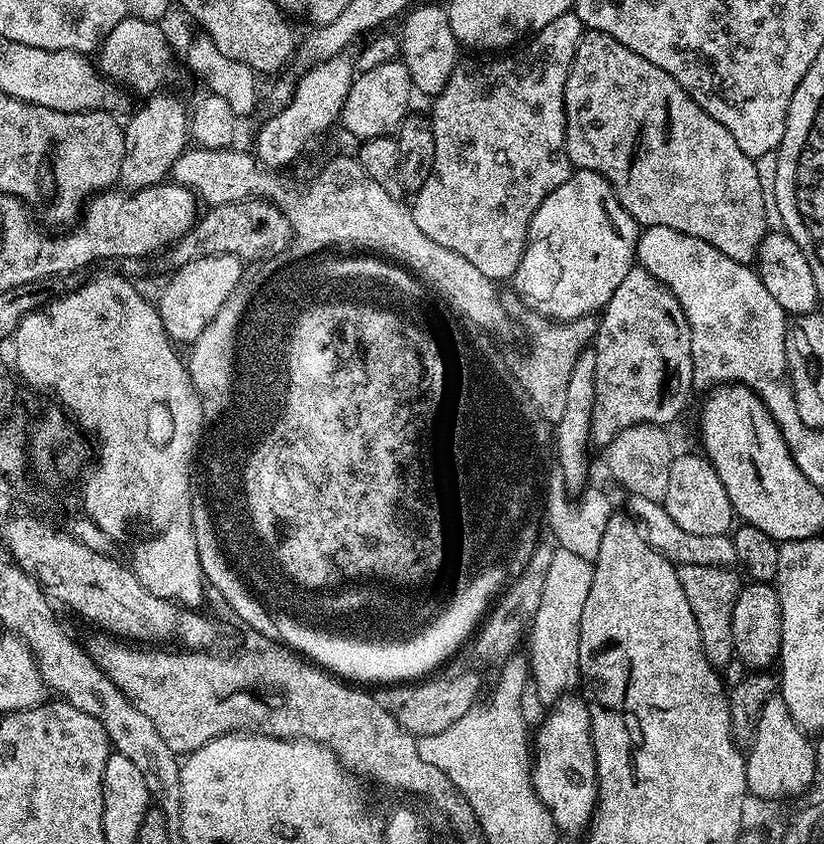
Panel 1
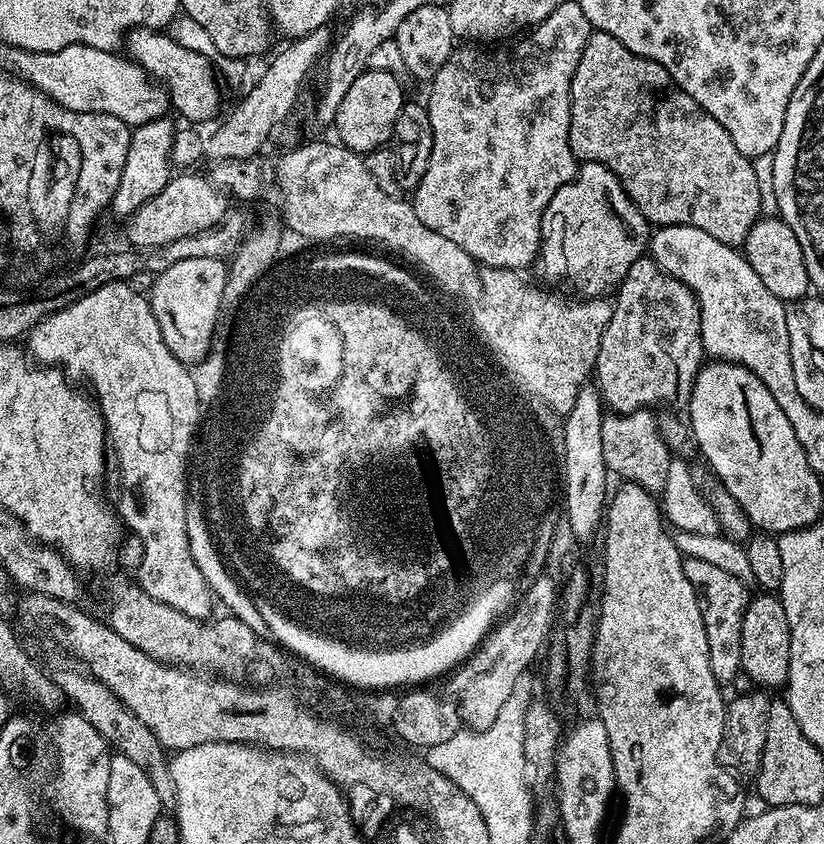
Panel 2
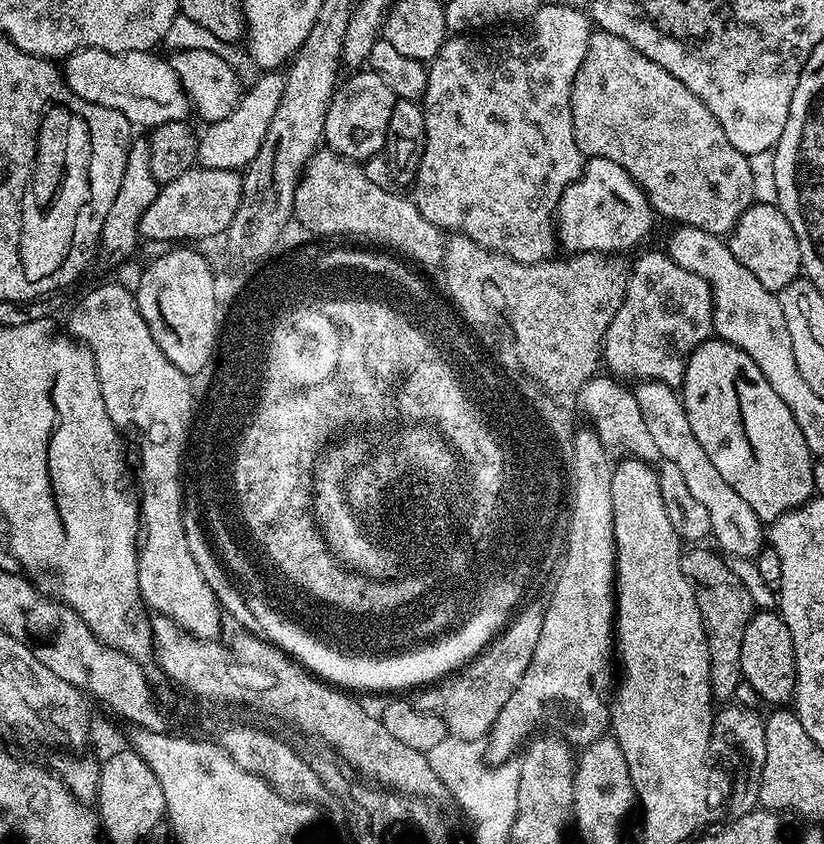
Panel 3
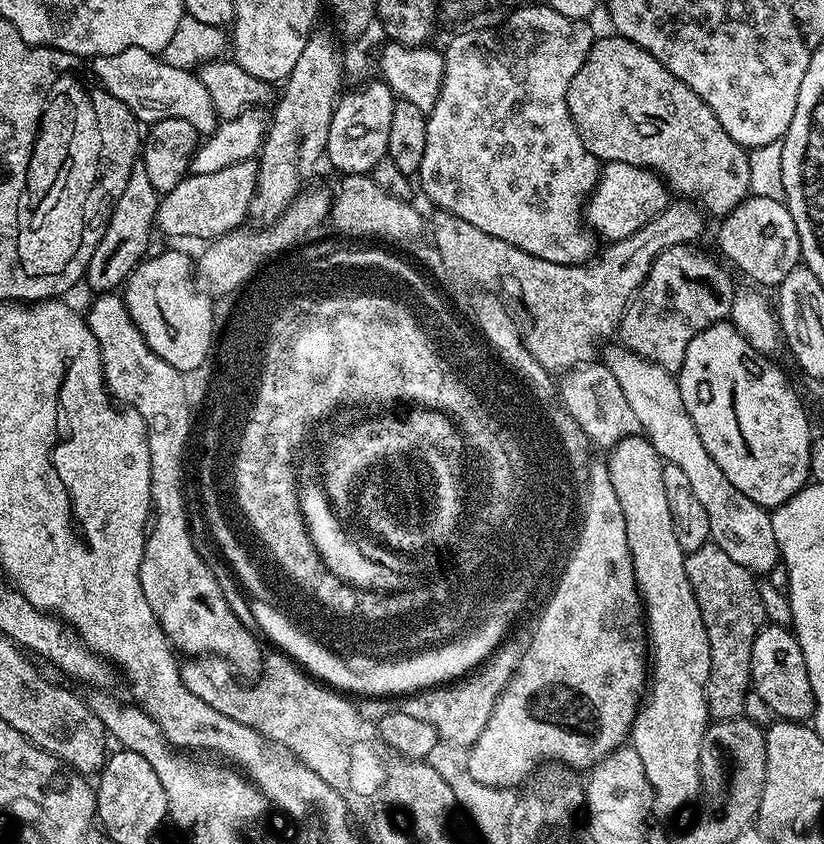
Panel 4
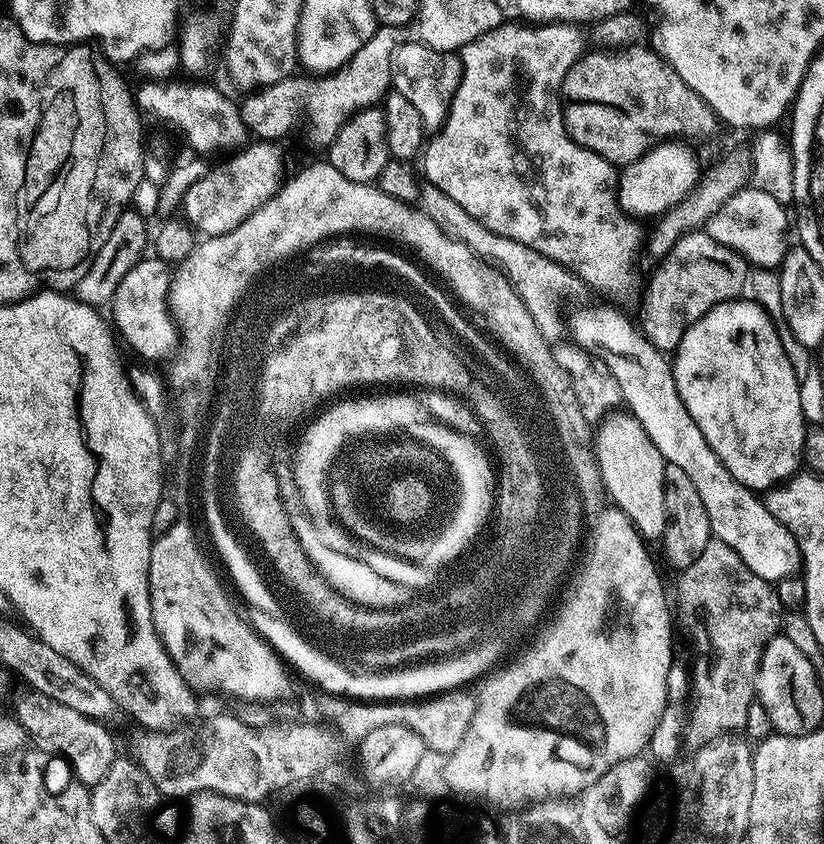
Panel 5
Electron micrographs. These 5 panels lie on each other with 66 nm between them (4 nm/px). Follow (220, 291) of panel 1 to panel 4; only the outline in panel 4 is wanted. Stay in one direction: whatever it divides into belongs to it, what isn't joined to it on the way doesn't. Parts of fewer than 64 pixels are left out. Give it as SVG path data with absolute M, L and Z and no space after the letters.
M160 252L157 256L149 255L140 261L122 288L122 299L134 326L146 340L146 346L158 354L166 362L186 366L190 362L198 362L206 354L206 347L210 346L213 332L213 301L207 291L195 288L194 260L184 252Z

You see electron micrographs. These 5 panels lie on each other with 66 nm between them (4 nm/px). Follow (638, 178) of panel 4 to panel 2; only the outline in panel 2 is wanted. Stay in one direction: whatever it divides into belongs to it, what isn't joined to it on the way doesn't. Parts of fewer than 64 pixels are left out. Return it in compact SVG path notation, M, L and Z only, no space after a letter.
M598 162L581 163L572 180L566 182L566 186L562 186L562 190L554 194L554 198L550 198L550 206L546 206L542 214L538 253L539 279L565 280L576 291L573 293L584 298L604 296L620 285L630 266L634 266L634 262L638 262L645 255L649 240L648 220L640 213L638 206L634 206L619 178Z

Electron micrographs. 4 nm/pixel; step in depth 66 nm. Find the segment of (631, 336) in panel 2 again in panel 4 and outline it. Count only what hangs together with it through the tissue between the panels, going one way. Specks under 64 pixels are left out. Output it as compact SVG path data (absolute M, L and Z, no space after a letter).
M686 244L674 246L654 258L650 274L646 274L642 286L636 291L618 329L619 343L673 374L679 373L690 338L712 324L729 319L732 299L737 293L728 277L729 269L719 268L710 257L694 249Z

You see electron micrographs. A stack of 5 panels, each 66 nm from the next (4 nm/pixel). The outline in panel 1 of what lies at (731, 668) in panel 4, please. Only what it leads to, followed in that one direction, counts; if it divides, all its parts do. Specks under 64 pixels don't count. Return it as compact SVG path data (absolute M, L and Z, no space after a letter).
M683 566L679 573L682 590L686 590L686 602L690 602L690 610L694 610L694 618L698 622L702 650L713 668L723 670L736 656L732 623L734 606L742 587L741 577L736 577L732 568L718 566Z

